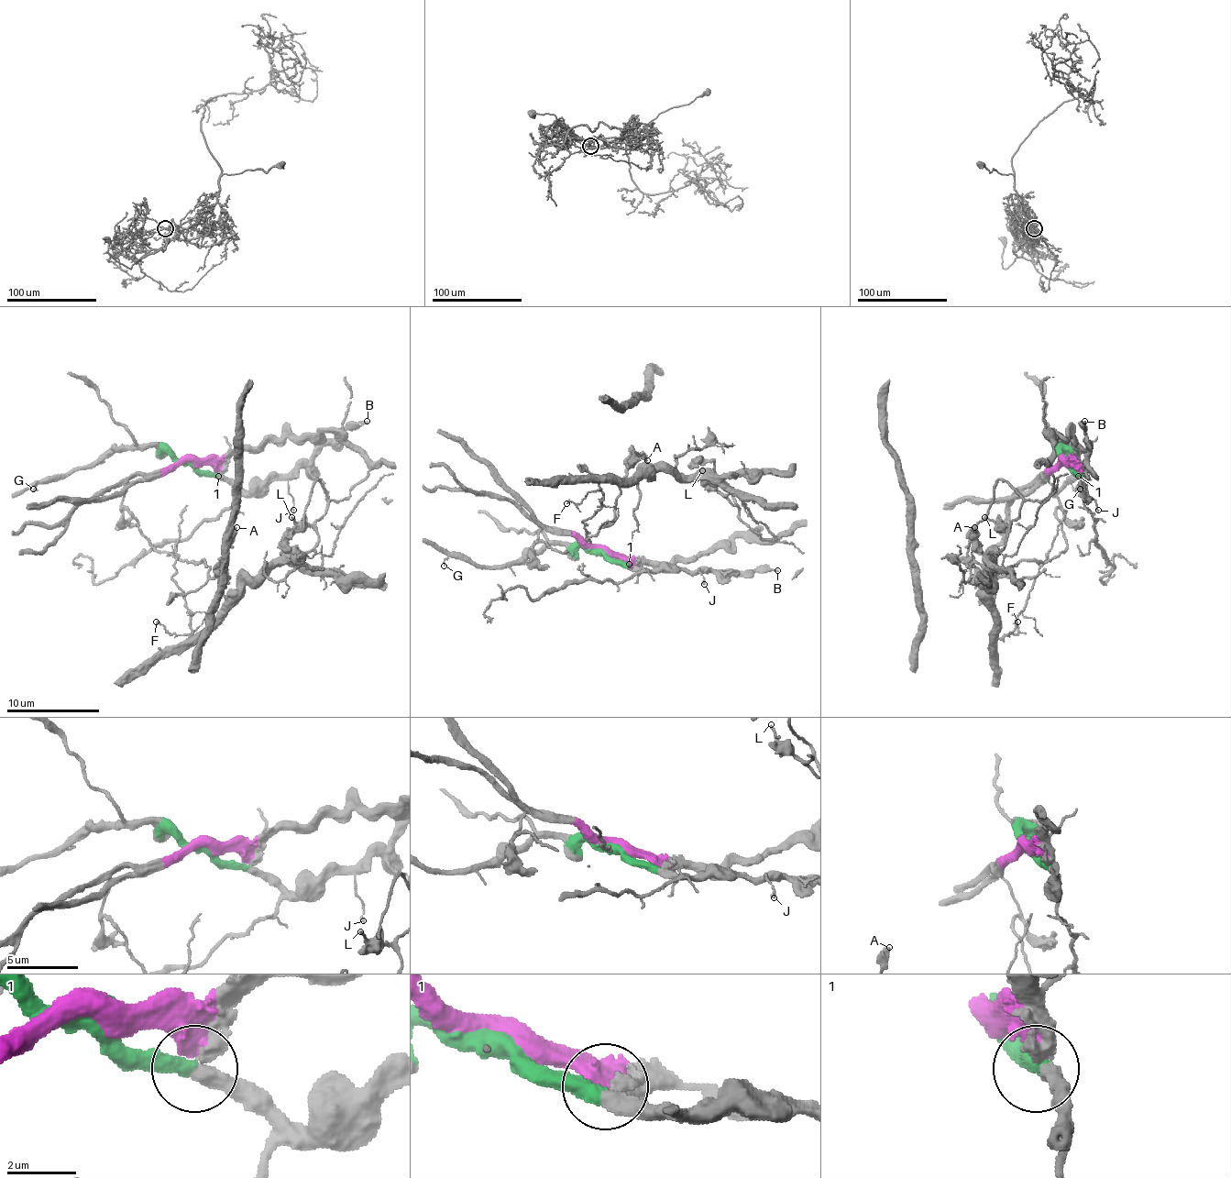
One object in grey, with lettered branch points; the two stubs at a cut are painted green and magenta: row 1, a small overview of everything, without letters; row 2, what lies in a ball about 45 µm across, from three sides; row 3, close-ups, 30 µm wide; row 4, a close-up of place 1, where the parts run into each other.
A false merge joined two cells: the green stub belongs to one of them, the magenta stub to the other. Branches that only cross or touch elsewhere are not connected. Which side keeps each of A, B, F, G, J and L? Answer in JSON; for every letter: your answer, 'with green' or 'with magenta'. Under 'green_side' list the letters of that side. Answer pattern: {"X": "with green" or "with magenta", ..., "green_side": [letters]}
{"A": "with magenta", "B": "with green", "F": "with magenta", "G": "with green", "J": "with green", "L": "with magenta", "green_side": ["B", "G", "J"]}

